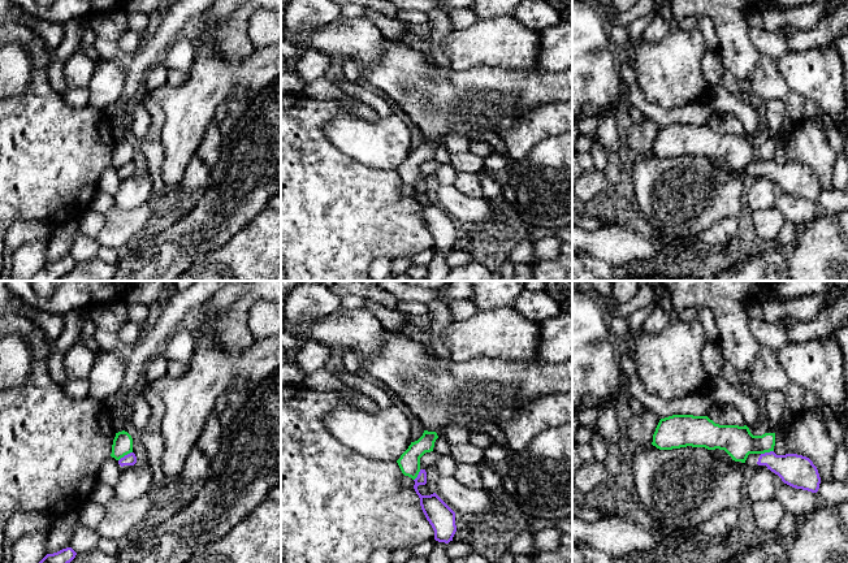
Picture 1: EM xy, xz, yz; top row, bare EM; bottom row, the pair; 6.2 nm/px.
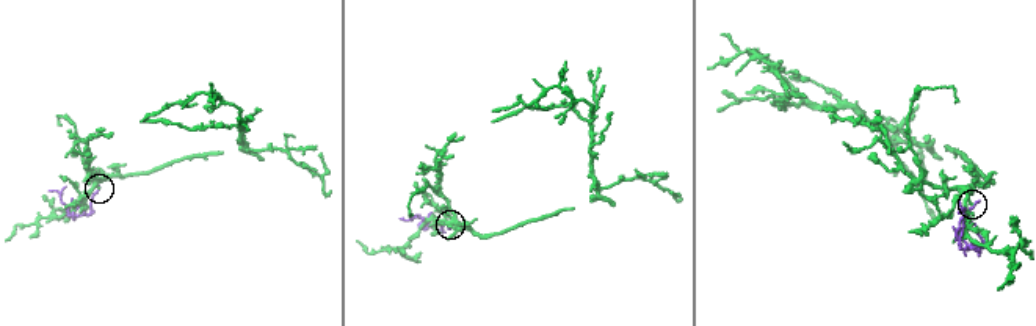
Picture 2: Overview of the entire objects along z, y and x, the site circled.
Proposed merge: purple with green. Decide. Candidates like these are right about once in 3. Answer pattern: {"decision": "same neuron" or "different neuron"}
{"decision": "different neuron"}

